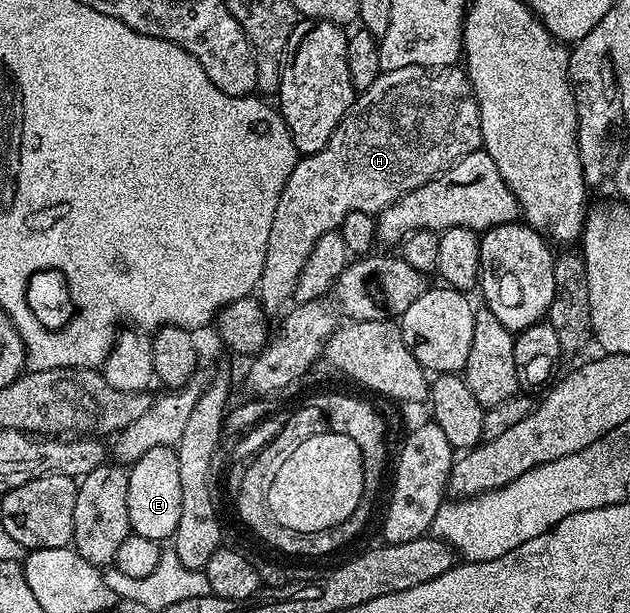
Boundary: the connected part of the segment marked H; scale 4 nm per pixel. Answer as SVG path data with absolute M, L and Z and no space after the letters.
M405 65L401 69L380 73L377 81L373 81L373 85L369 85L369 89L356 94L355 102L351 104L350 109L345 113L345 117L337 125L337 129L333 133L331 140L325 145L325 149L321 149L312 155L304 155L295 164L293 173L289 173L289 181L285 181L285 189L281 189L281 197L277 197L277 213L273 213L273 229L269 229L269 245L265 249L265 269L261 269L261 277L257 288L257 298L262 303L264 311L274 313L286 299L290 300L294 296L297 277L305 265L305 257L309 257L309 253L313 253L313 245L317 245L317 241L321 237L325 237L325 233L338 231L341 221L345 221L345 217L349 213L360 211L361 213L375 215L383 211L393 201L397 201L404 195L405 192L417 189L421 185L428 183L429 180L435 179L443 171L448 171L457 161L465 158L470 151L480 150L482 145L479 106L475 100L471 82L467 79L467 72L462 66L421 67L419 65Z

